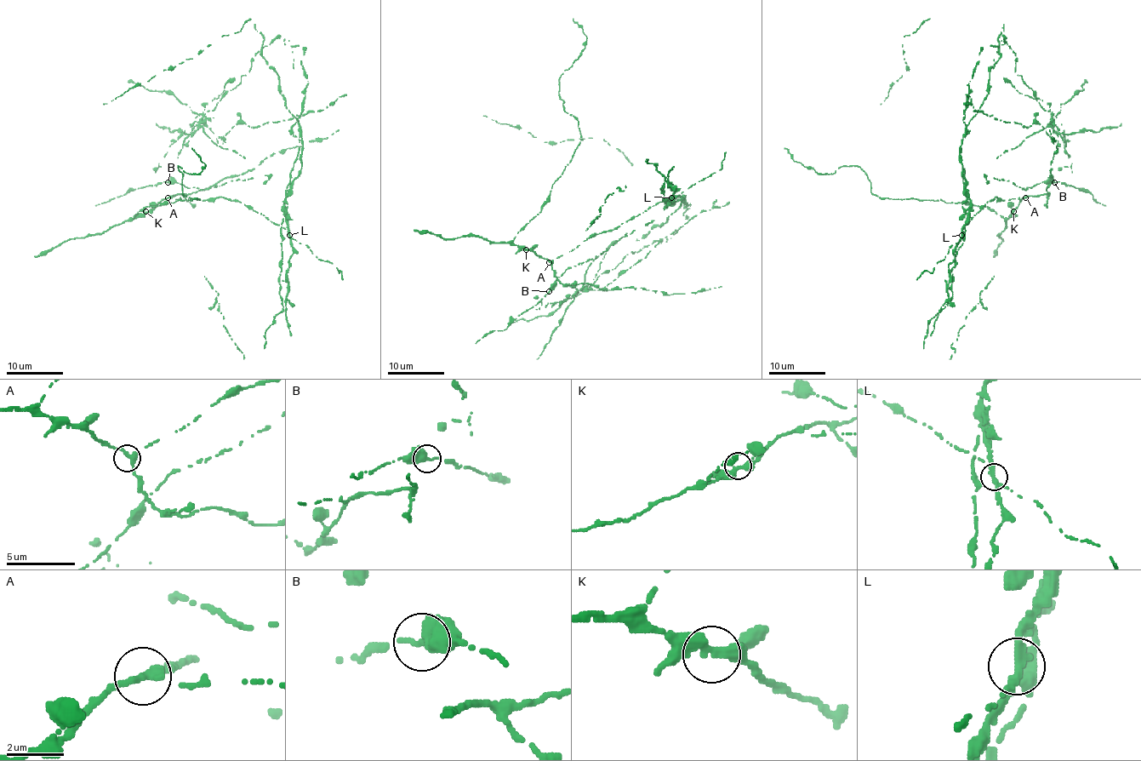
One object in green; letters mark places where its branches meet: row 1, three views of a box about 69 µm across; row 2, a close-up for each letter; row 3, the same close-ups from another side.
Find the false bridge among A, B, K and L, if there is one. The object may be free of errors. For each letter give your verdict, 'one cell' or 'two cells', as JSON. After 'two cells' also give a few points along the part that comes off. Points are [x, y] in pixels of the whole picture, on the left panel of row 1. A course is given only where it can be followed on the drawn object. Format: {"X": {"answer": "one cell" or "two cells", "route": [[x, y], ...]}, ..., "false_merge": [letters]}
{"A": {"answer": "one cell"}, "B": {"answer": "one cell"}, "K": {"answer": "one cell"}, "L": {"answer": "two cells", "route": [[289, 235], [285, 198], [303, 142], [262, 48], [203, 111], [217, 140], [236, 124], [303, 116], [346, 94]]}, "false_merge": ["L"]}

